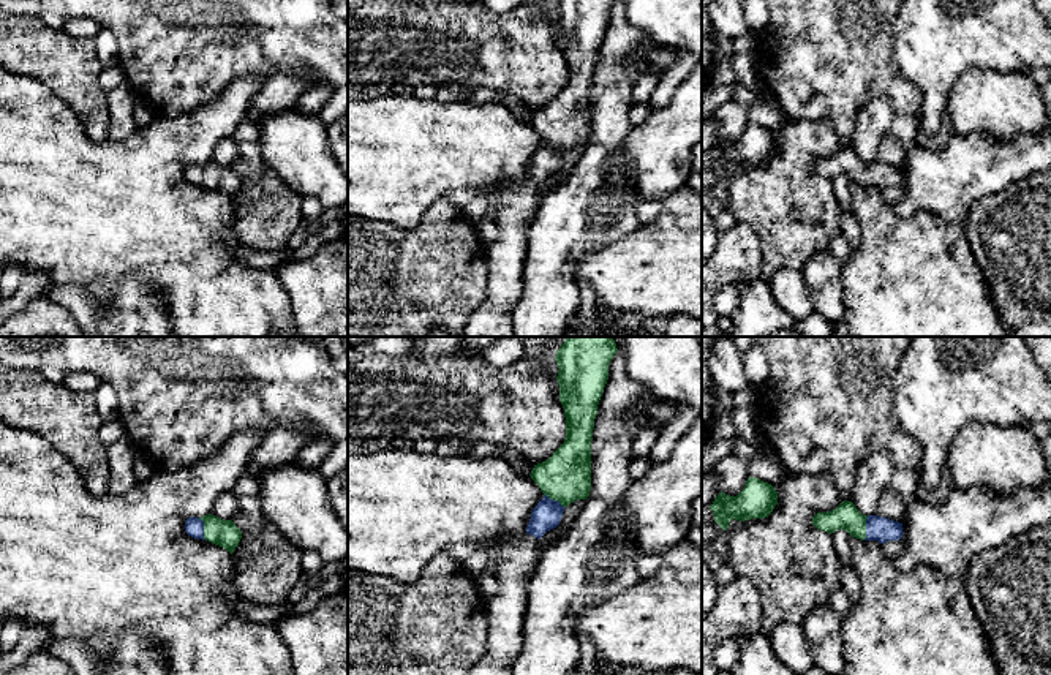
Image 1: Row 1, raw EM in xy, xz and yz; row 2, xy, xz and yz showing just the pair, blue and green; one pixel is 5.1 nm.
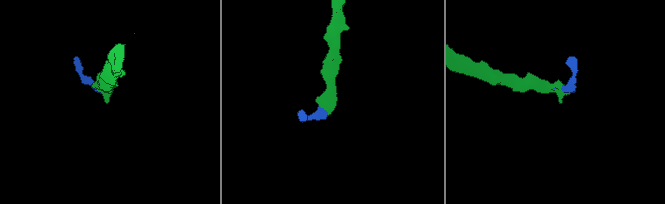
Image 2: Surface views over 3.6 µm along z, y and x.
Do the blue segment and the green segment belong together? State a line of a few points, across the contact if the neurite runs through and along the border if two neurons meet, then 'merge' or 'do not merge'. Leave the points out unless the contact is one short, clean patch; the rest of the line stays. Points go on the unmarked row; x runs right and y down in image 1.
merge

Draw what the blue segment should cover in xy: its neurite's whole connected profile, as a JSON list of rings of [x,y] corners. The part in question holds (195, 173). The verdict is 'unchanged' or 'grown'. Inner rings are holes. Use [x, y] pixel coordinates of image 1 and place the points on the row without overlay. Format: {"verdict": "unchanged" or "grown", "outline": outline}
{"verdict": "grown", "outline": [[[212,160],[204,163],[190,163],[185,168],[185,177],[194,185],[209,187],[226,194],[231,201],[242,185],[242,177],[232,166],[223,166]]]}

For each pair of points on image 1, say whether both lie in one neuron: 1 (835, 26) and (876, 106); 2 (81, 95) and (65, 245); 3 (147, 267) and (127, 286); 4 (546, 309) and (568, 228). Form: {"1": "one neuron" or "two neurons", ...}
{"1": "two neurons", "2": "two neurons", "3": "two neurons", "4": "one neuron"}

